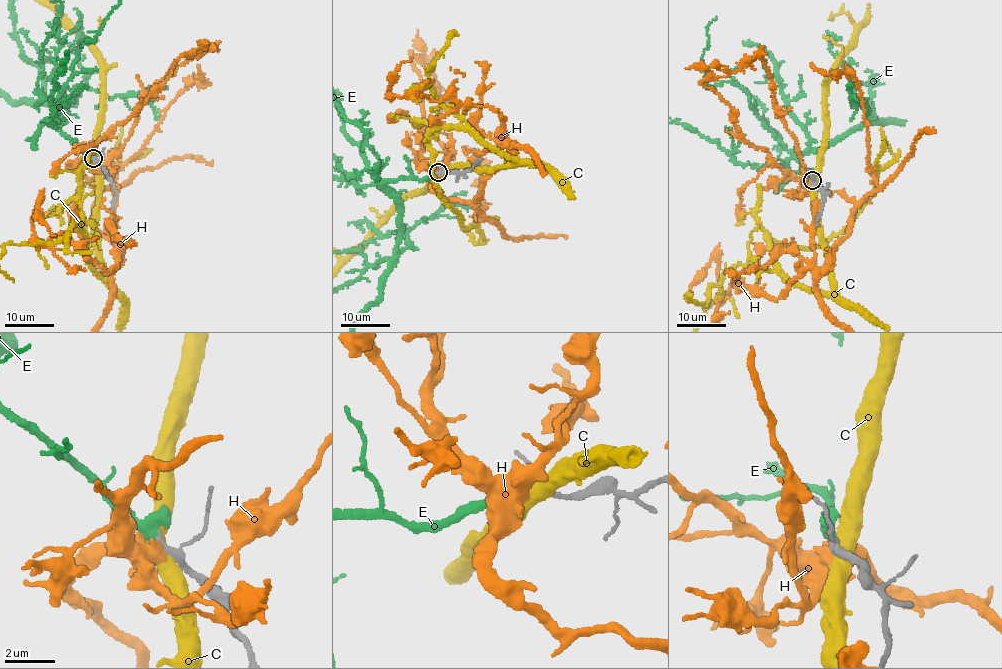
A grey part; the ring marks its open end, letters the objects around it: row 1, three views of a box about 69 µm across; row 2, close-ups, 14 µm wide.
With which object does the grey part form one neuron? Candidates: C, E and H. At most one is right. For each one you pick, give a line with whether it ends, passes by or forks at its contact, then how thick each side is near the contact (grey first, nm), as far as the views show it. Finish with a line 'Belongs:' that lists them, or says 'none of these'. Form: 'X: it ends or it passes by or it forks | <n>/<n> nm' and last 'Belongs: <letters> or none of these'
E: it passes by | 220/320 nm
Belongs: E

